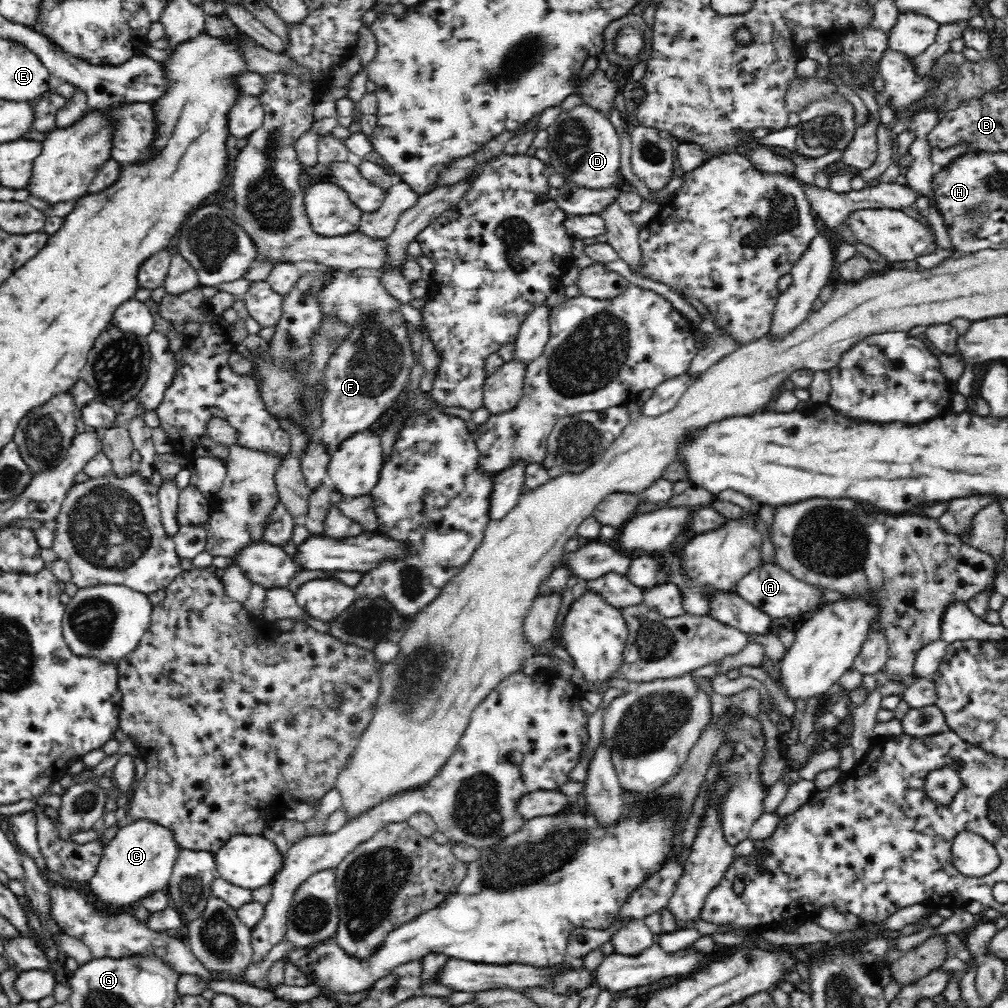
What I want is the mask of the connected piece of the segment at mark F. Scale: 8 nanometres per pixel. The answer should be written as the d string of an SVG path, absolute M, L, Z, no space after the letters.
M334 271L333 281L318 295L323 314L335 314L352 326L351 337L338 345L325 370L327 387L320 406L322 424L318 439L329 456L338 450L344 439L358 430L367 430L384 413L396 407L415 360L406 320L400 314L400 303L382 287L377 273L360 275Z

